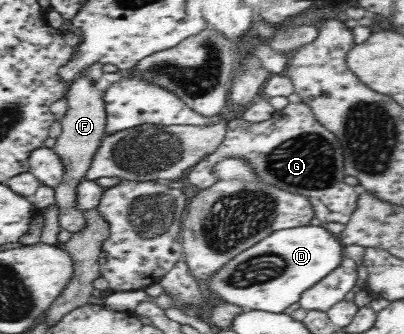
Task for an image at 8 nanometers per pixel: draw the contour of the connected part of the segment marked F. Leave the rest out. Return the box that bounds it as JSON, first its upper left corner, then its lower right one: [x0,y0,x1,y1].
[53,75,105,232]

